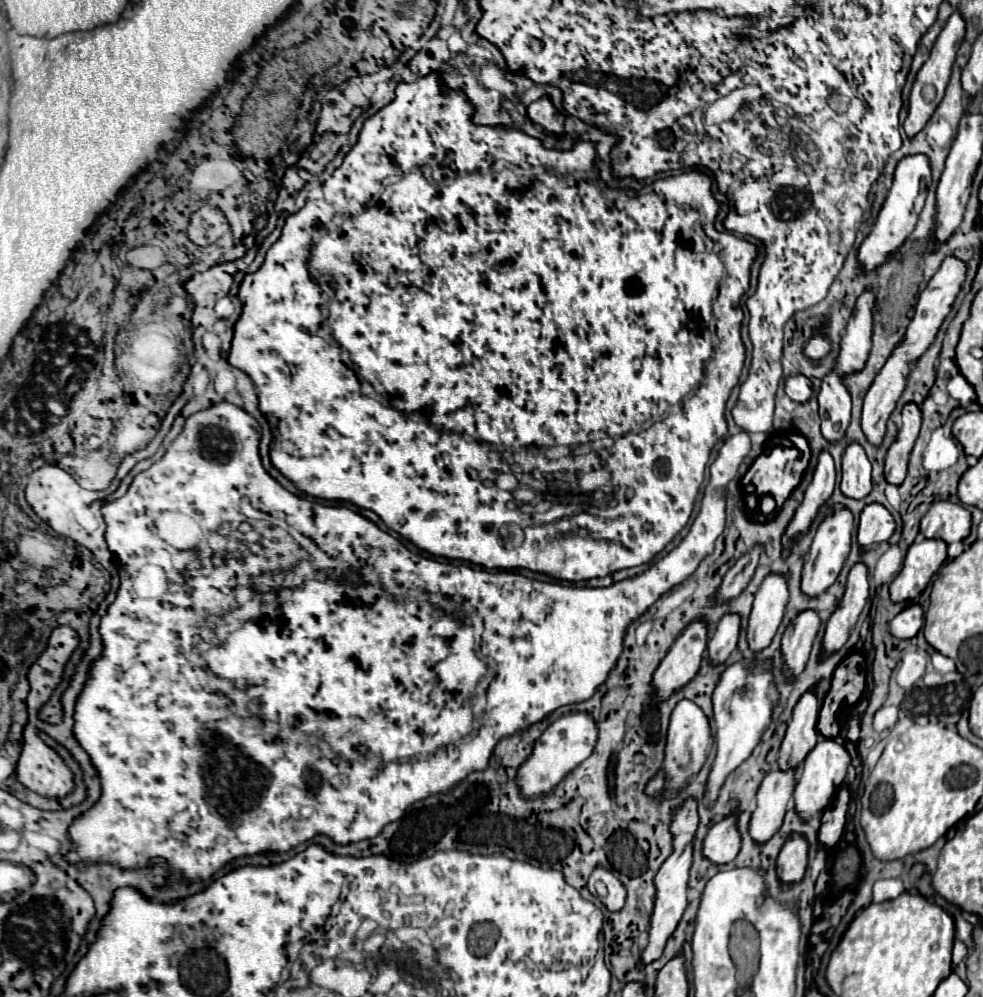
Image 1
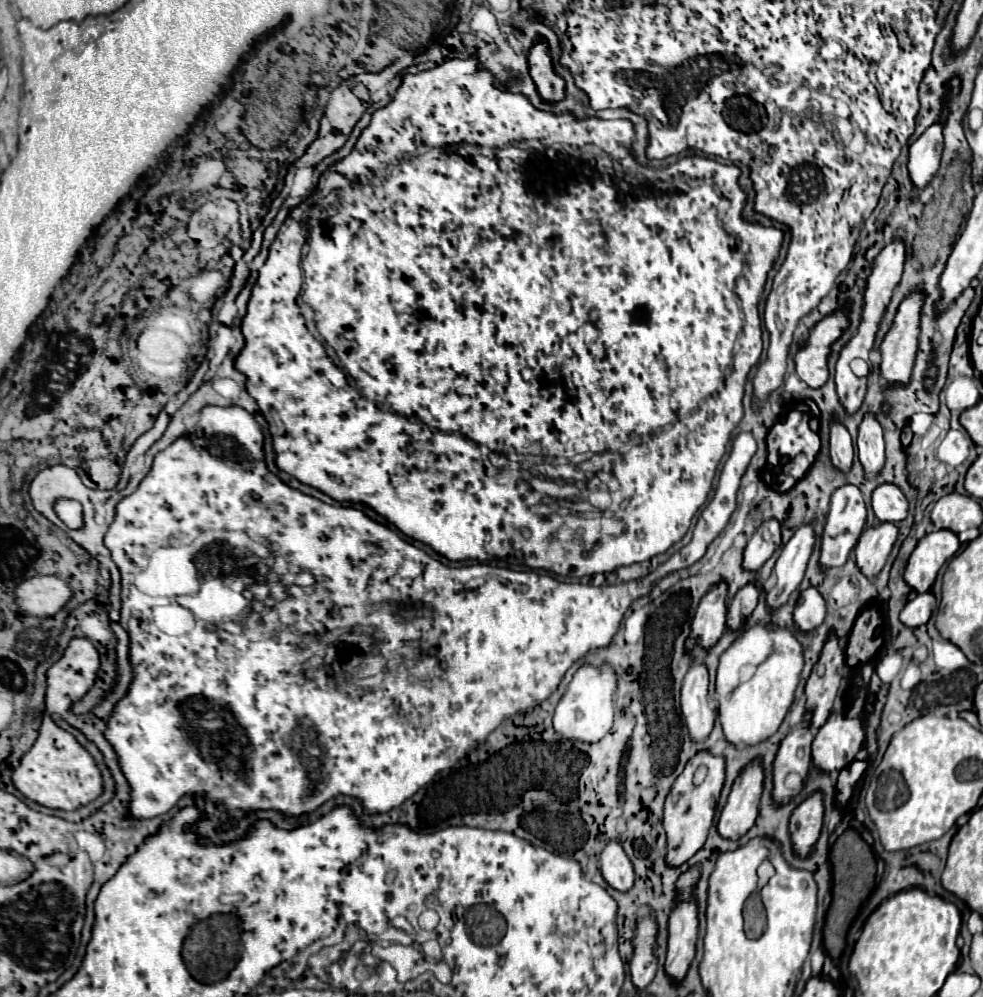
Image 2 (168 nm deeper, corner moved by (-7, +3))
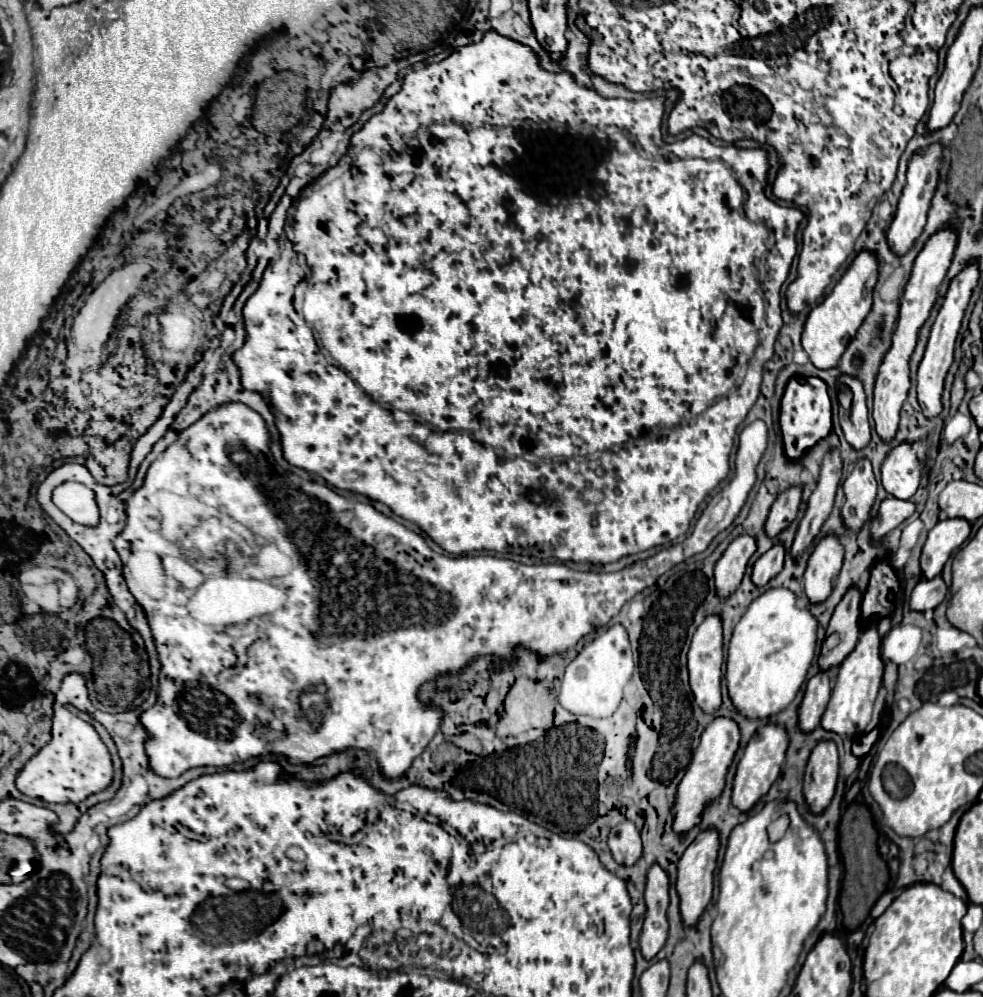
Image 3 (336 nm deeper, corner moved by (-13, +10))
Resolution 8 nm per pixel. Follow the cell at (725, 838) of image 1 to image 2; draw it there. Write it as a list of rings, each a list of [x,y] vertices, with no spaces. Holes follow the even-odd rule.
[[[752,759],[738,775],[720,815],[718,831],[726,839],[740,839],[758,815],[760,795],[764,789],[764,769],[760,759]]]

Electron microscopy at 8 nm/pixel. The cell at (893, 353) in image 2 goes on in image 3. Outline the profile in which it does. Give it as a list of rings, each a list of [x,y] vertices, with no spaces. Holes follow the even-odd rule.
[[[946,226],[944,230],[936,232],[926,246],[922,248],[922,252],[918,254],[914,268],[912,268],[912,276],[906,284],[904,296],[900,300],[900,314],[898,314],[898,322],[896,322],[896,330],[892,334],[892,346],[884,356],[884,362],[880,366],[880,372],[876,376],[876,386],[874,386],[874,406],[872,406],[872,418],[874,418],[874,428],[876,434],[884,440],[890,442],[896,436],[898,430],[898,412],[908,396],[910,390],[910,358],[914,354],[916,342],[918,342],[918,332],[924,326],[924,322],[930,316],[930,310],[936,302],[936,290],[940,286],[940,282],[946,276],[946,270],[952,262],[954,256],[954,246],[956,246],[956,232],[954,228]]]

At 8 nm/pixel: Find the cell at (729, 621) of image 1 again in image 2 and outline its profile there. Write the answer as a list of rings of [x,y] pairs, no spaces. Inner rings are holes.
[[[748,583],[736,593],[728,609],[728,629],[738,629],[744,623],[744,619],[750,617],[750,613],[758,603],[758,597],[760,597],[760,589],[756,583]]]

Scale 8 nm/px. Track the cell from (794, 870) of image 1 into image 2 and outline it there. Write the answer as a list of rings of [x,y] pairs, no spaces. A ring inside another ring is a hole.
[[[814,791],[810,797],[806,797],[790,817],[790,833],[794,851],[800,857],[806,857],[812,853],[820,829],[822,829],[822,817],[824,817],[824,805],[822,805],[822,793]]]

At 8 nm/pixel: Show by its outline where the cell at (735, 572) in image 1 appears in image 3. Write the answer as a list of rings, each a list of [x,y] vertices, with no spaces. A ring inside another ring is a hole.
[[[788,488],[776,498],[776,502],[770,508],[768,520],[764,524],[764,532],[768,538],[776,538],[796,518],[800,496],[802,496],[800,488]]]

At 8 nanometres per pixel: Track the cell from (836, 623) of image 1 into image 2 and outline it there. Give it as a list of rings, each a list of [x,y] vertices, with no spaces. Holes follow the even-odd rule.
[[[876,523],[862,531],[854,547],[854,559],[866,577],[874,577],[882,571],[896,537],[896,523]]]

